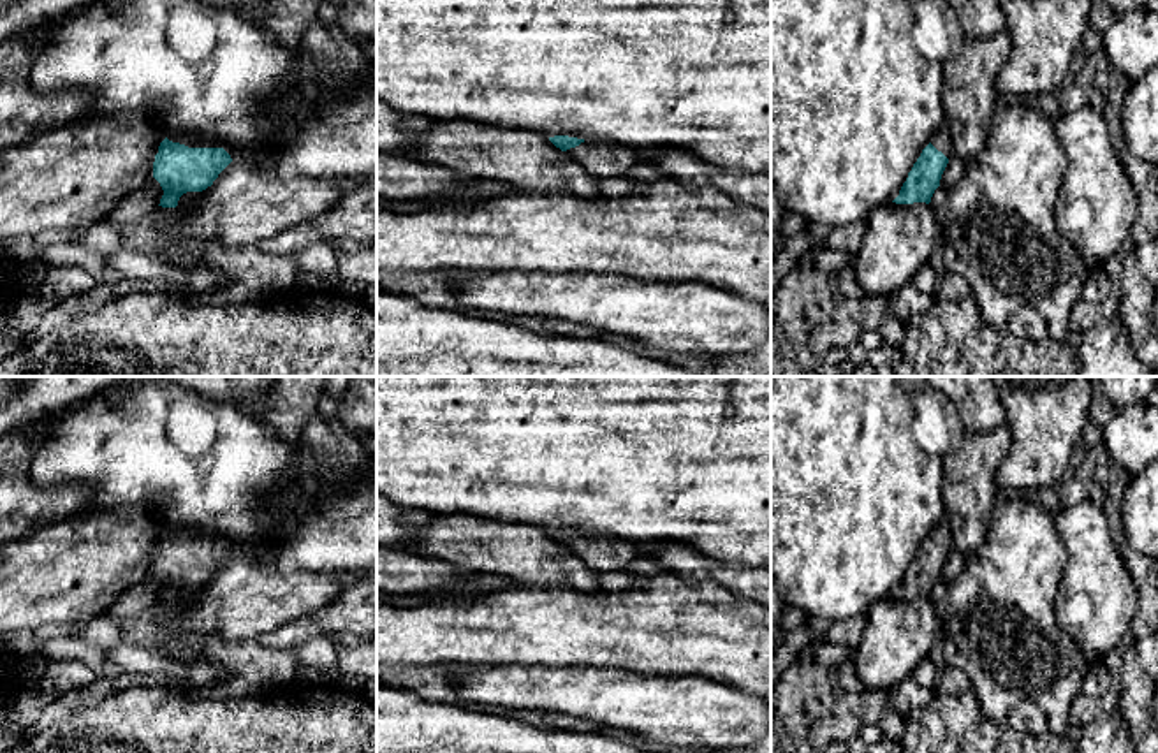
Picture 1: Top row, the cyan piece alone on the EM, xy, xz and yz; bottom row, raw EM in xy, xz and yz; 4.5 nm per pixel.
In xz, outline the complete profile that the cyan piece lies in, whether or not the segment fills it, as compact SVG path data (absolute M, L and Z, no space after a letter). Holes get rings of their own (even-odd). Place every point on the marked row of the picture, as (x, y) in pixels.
M554 135L549 141L597 179L621 178L639 162L634 153L621 151L614 144L600 141L584 141L568 135Z

